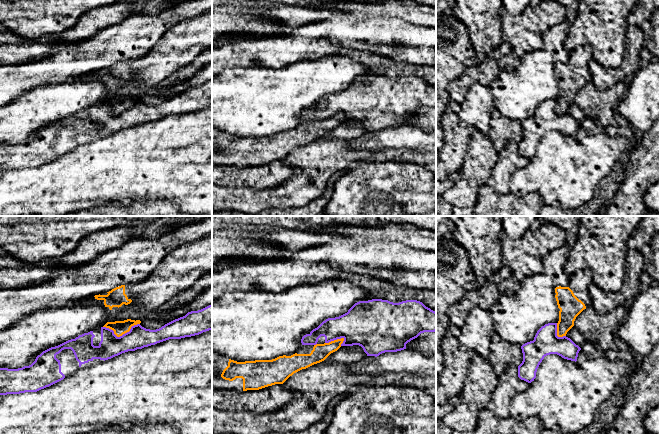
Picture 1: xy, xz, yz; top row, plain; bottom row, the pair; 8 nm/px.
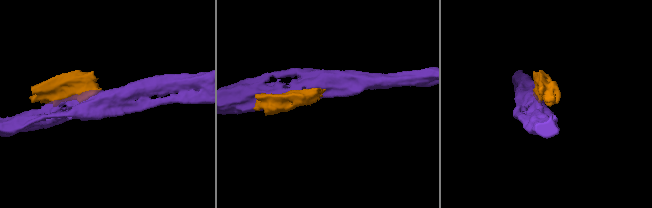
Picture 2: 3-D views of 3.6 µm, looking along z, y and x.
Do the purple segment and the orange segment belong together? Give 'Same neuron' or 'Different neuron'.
Different neuron

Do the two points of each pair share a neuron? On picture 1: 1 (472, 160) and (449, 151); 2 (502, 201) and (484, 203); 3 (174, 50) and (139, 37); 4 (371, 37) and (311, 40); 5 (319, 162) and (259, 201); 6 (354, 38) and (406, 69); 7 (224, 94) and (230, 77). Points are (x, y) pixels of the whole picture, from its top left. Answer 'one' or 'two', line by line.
1: two
2: one
3: two
4: one
5: one
6: two
7: one

